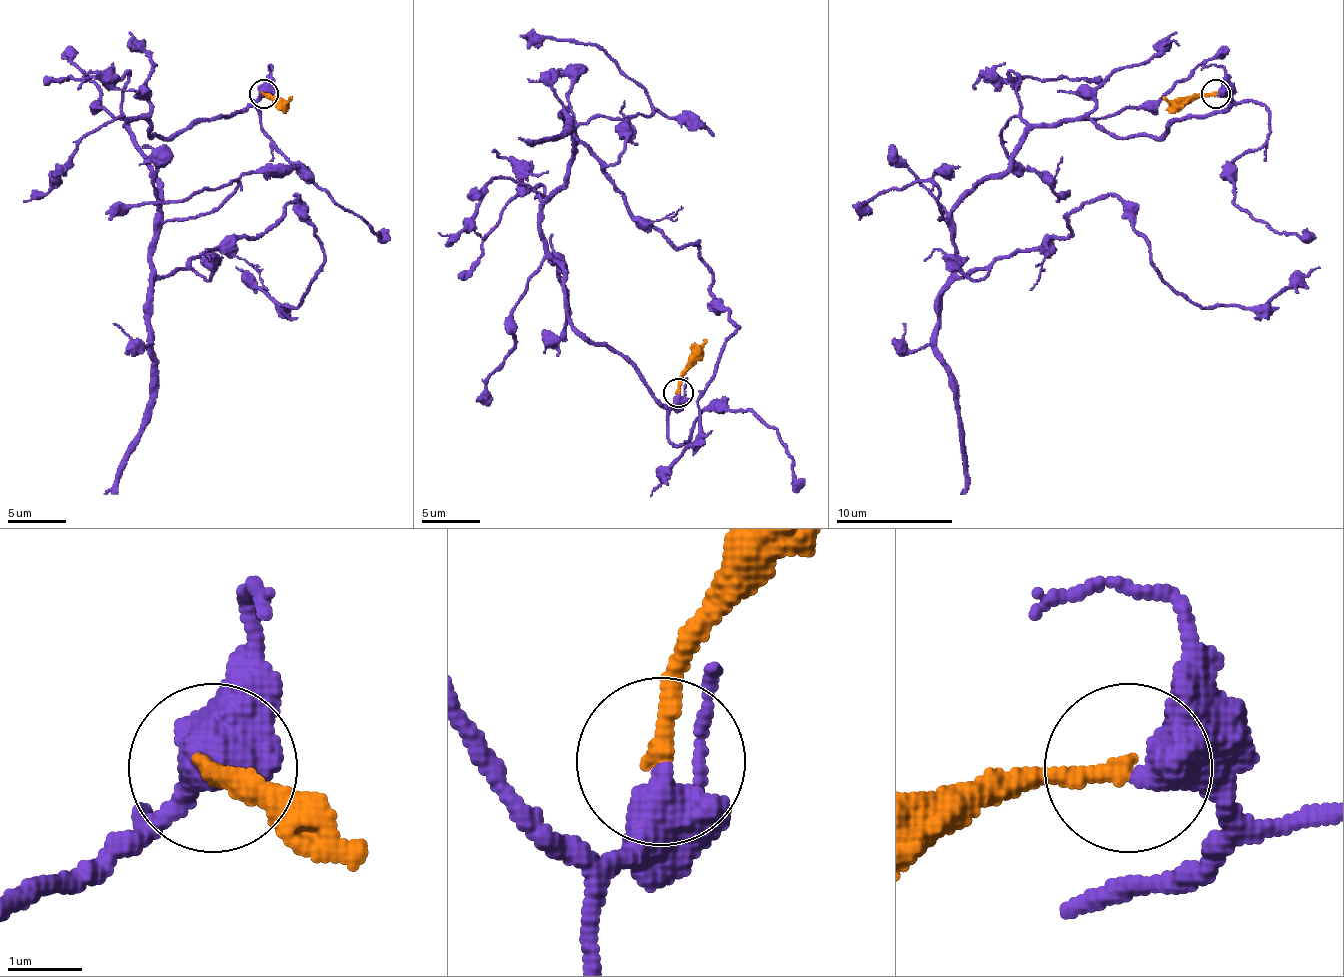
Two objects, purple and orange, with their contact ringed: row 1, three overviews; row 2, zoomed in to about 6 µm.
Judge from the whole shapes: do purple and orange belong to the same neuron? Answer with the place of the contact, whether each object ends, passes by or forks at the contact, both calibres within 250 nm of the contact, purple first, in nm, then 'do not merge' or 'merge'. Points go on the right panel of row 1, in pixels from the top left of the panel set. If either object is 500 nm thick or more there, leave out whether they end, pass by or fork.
(1216, 93) | 650/260 nm | merge

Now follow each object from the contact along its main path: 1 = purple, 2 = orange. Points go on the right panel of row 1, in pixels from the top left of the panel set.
1: (1215, 94), (1150, 138), (1033, 126), (951, 211), (954, 273), (1065, 238), (1098, 197), (1203, 308), (1320, 267)
2: (1215, 94), (1162, 97)

